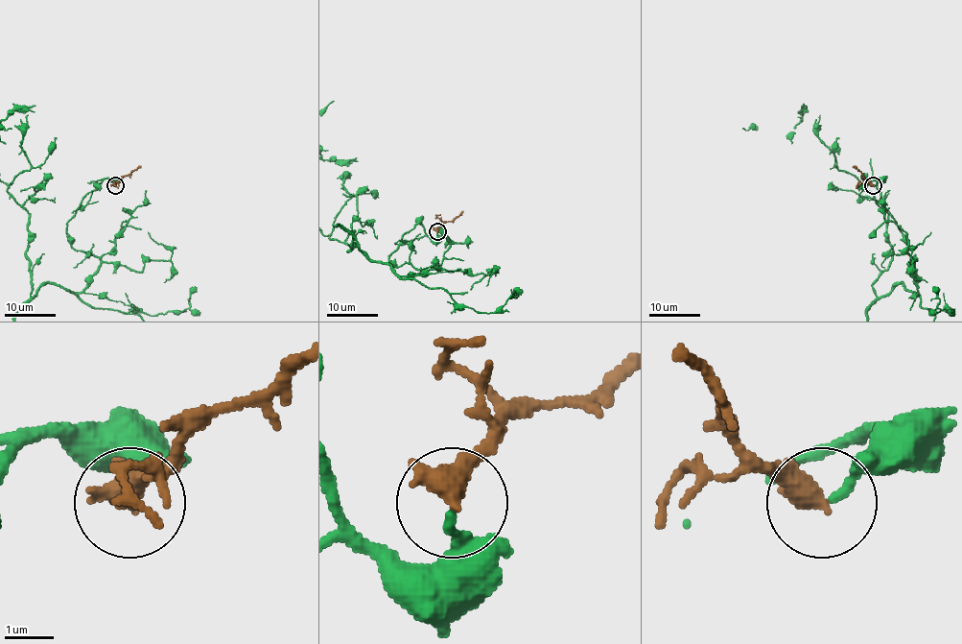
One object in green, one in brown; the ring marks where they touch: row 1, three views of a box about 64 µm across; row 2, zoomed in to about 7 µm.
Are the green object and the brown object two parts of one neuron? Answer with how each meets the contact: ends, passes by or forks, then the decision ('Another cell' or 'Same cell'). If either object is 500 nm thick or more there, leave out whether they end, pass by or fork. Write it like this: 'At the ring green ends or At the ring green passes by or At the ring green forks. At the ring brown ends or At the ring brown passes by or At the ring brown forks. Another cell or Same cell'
Another cell

